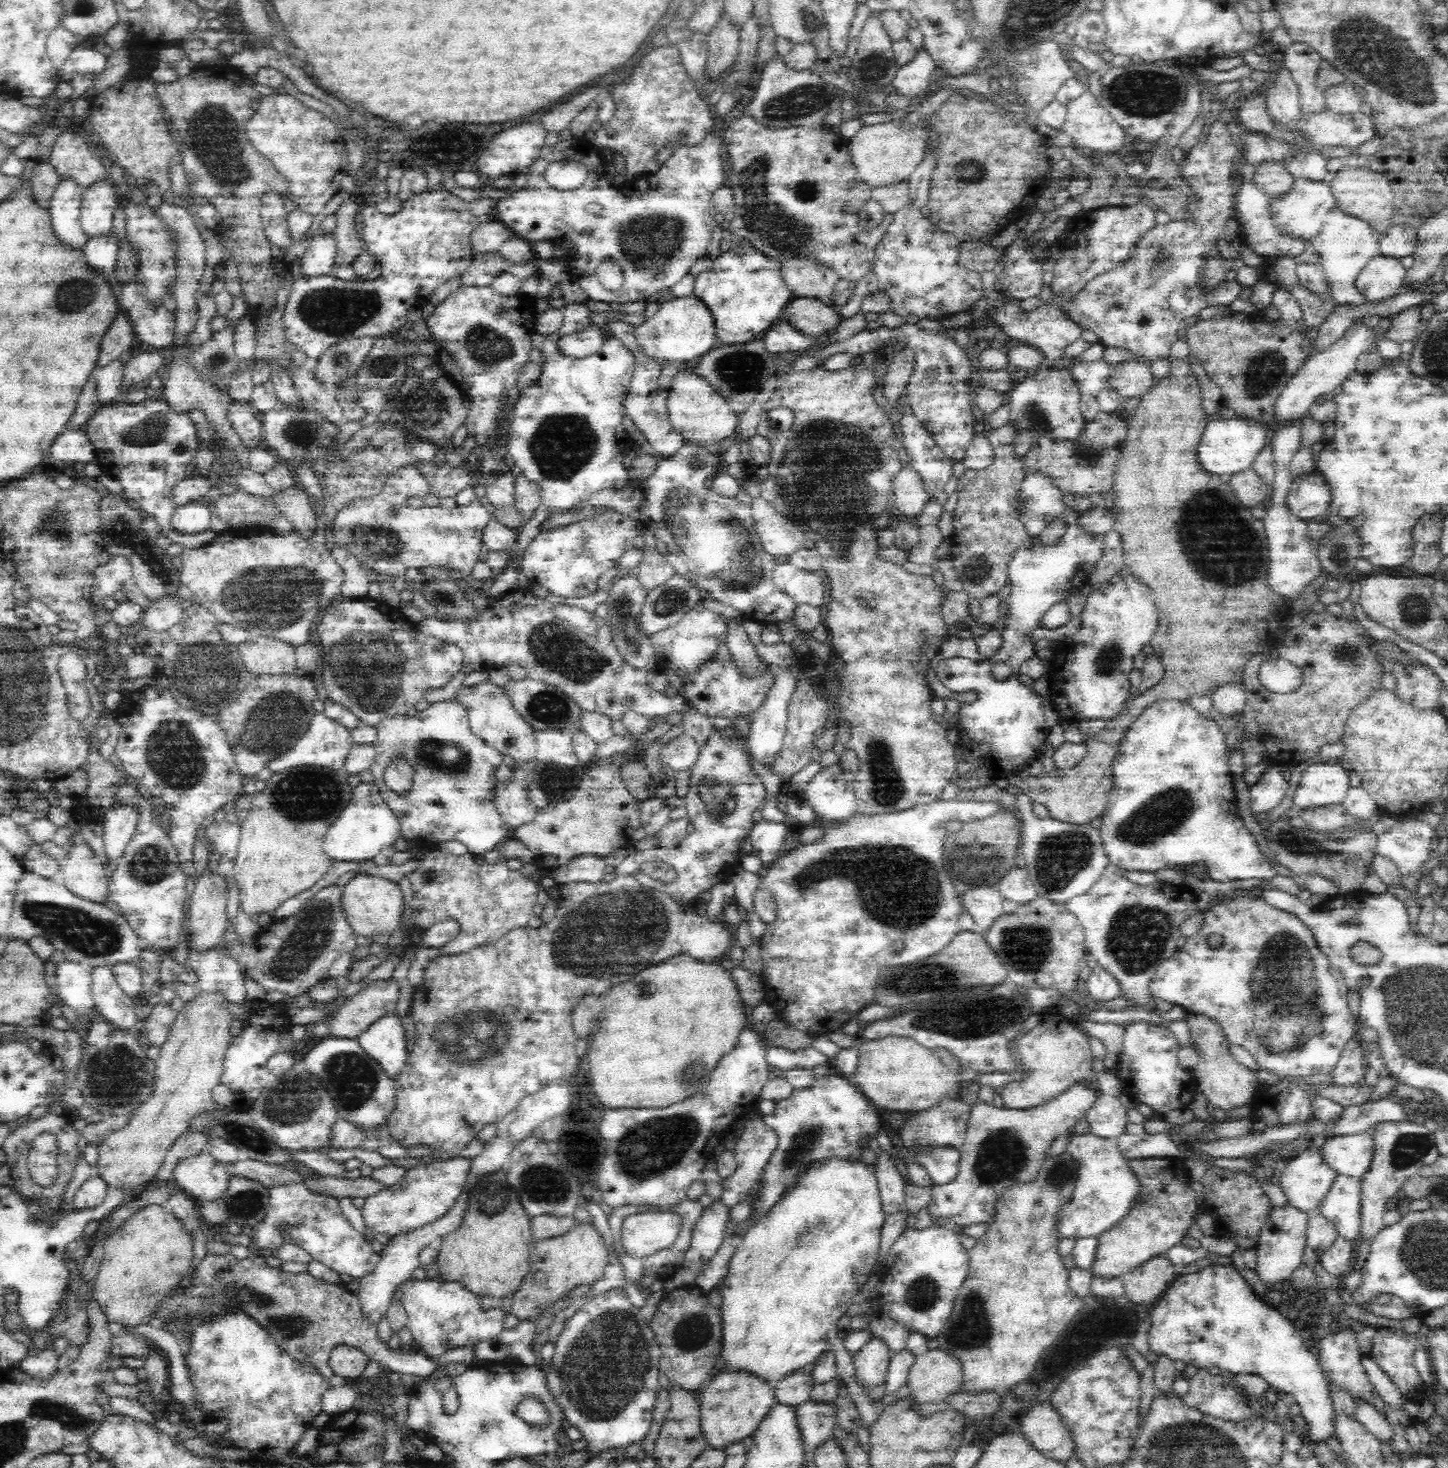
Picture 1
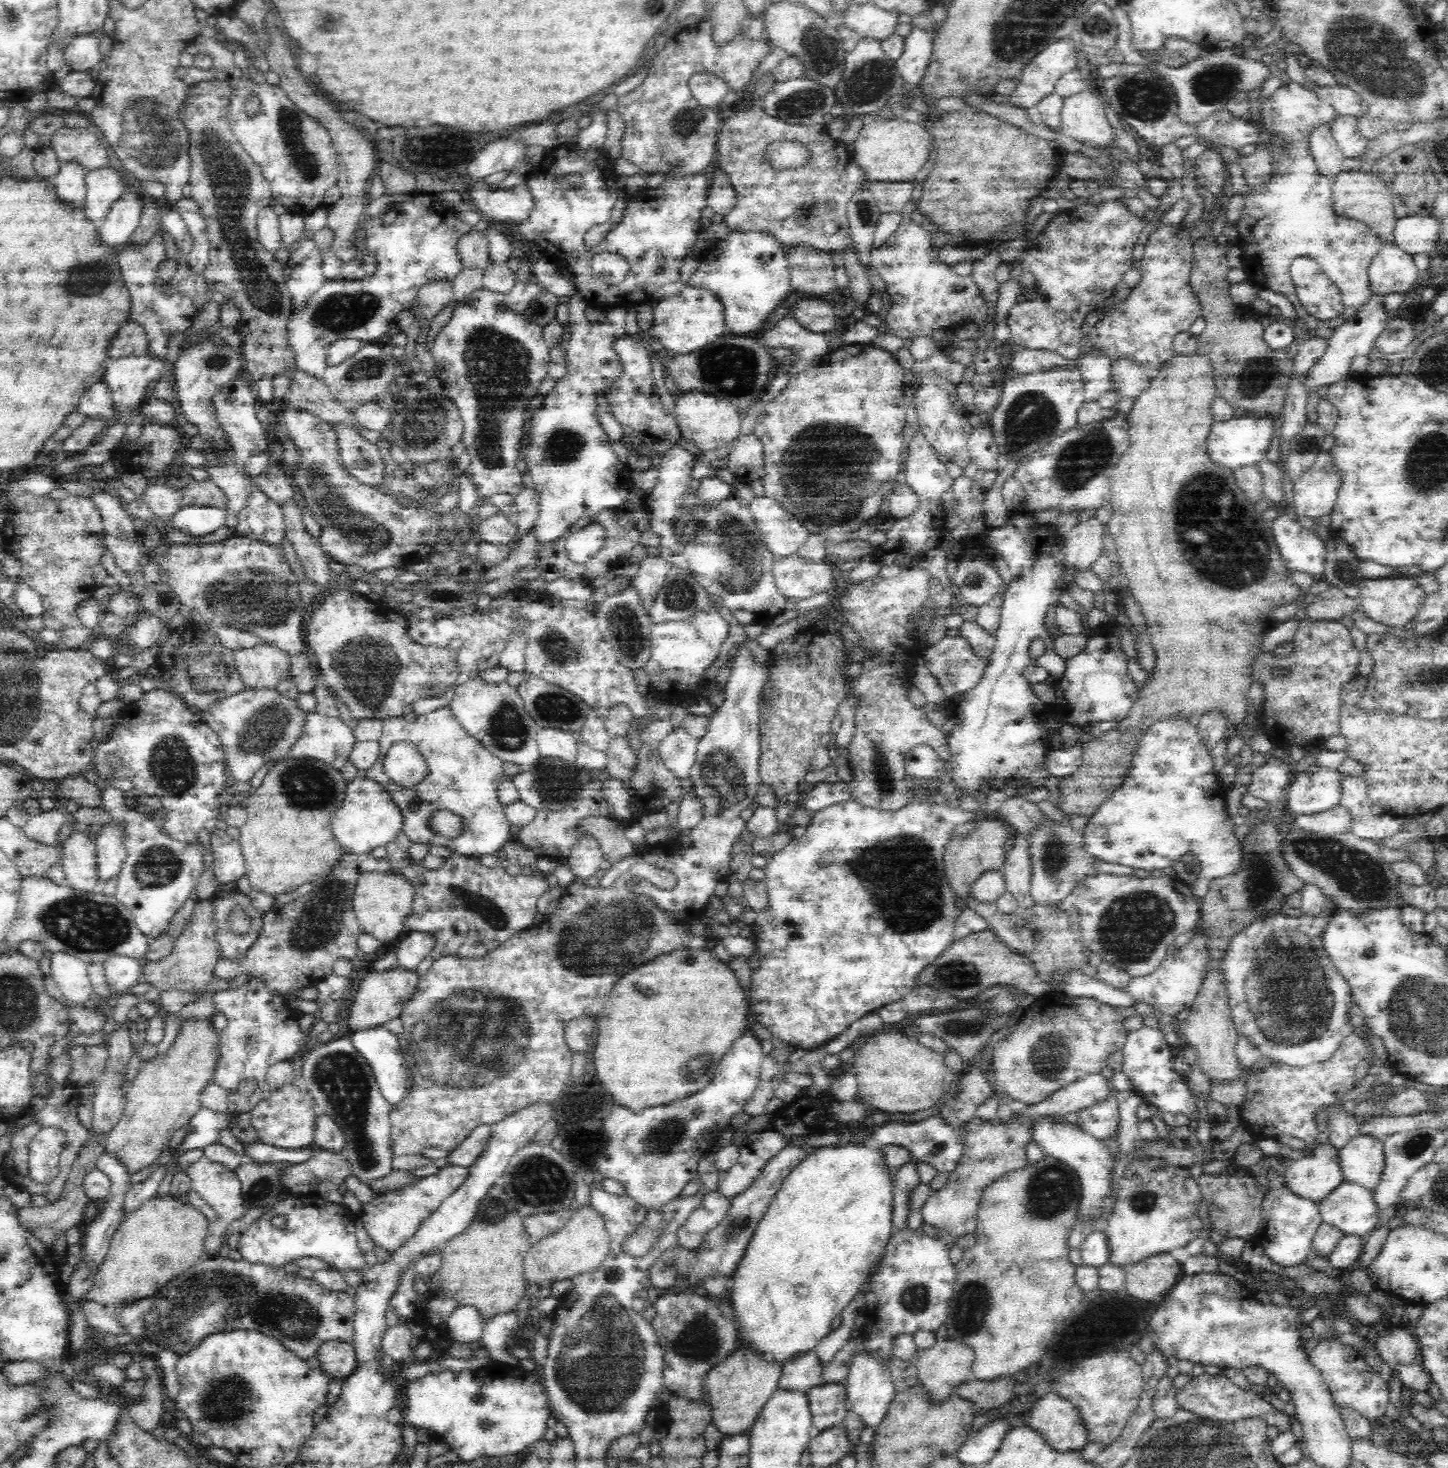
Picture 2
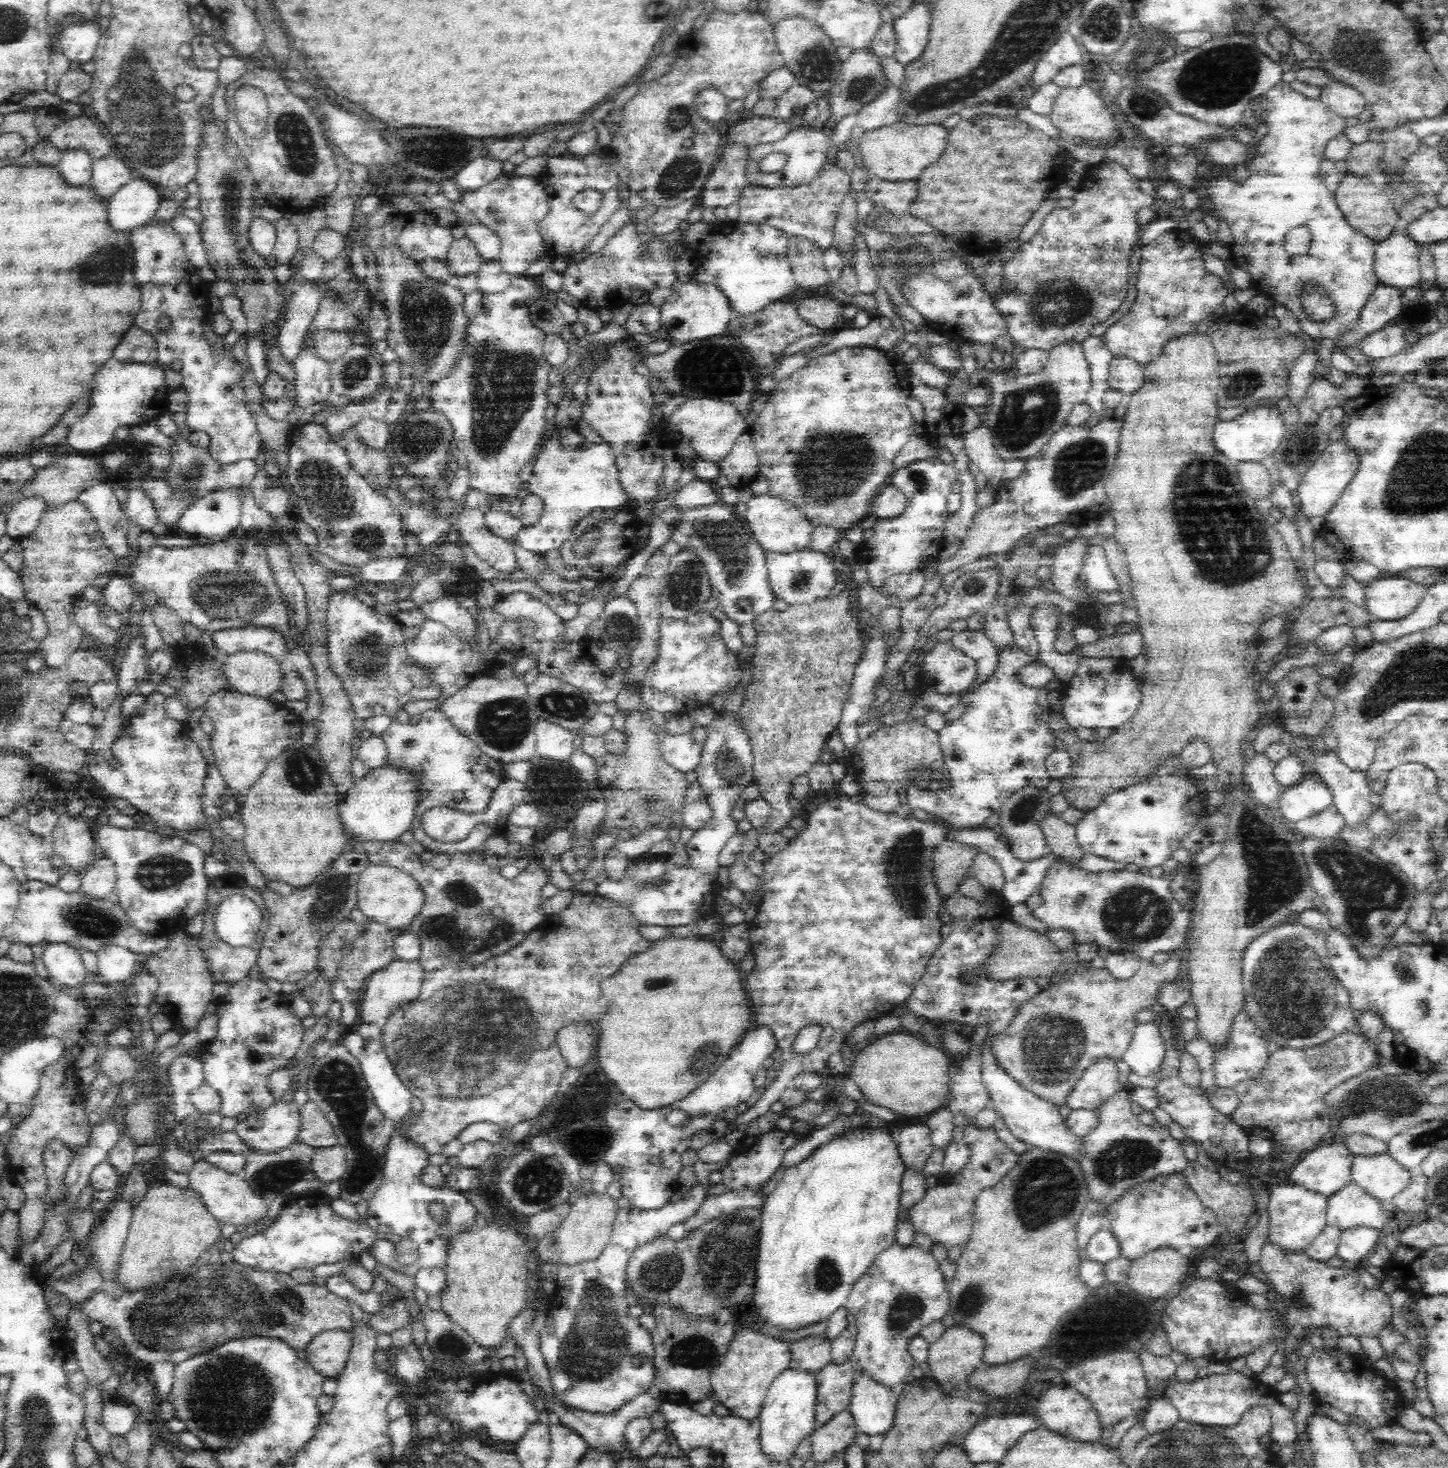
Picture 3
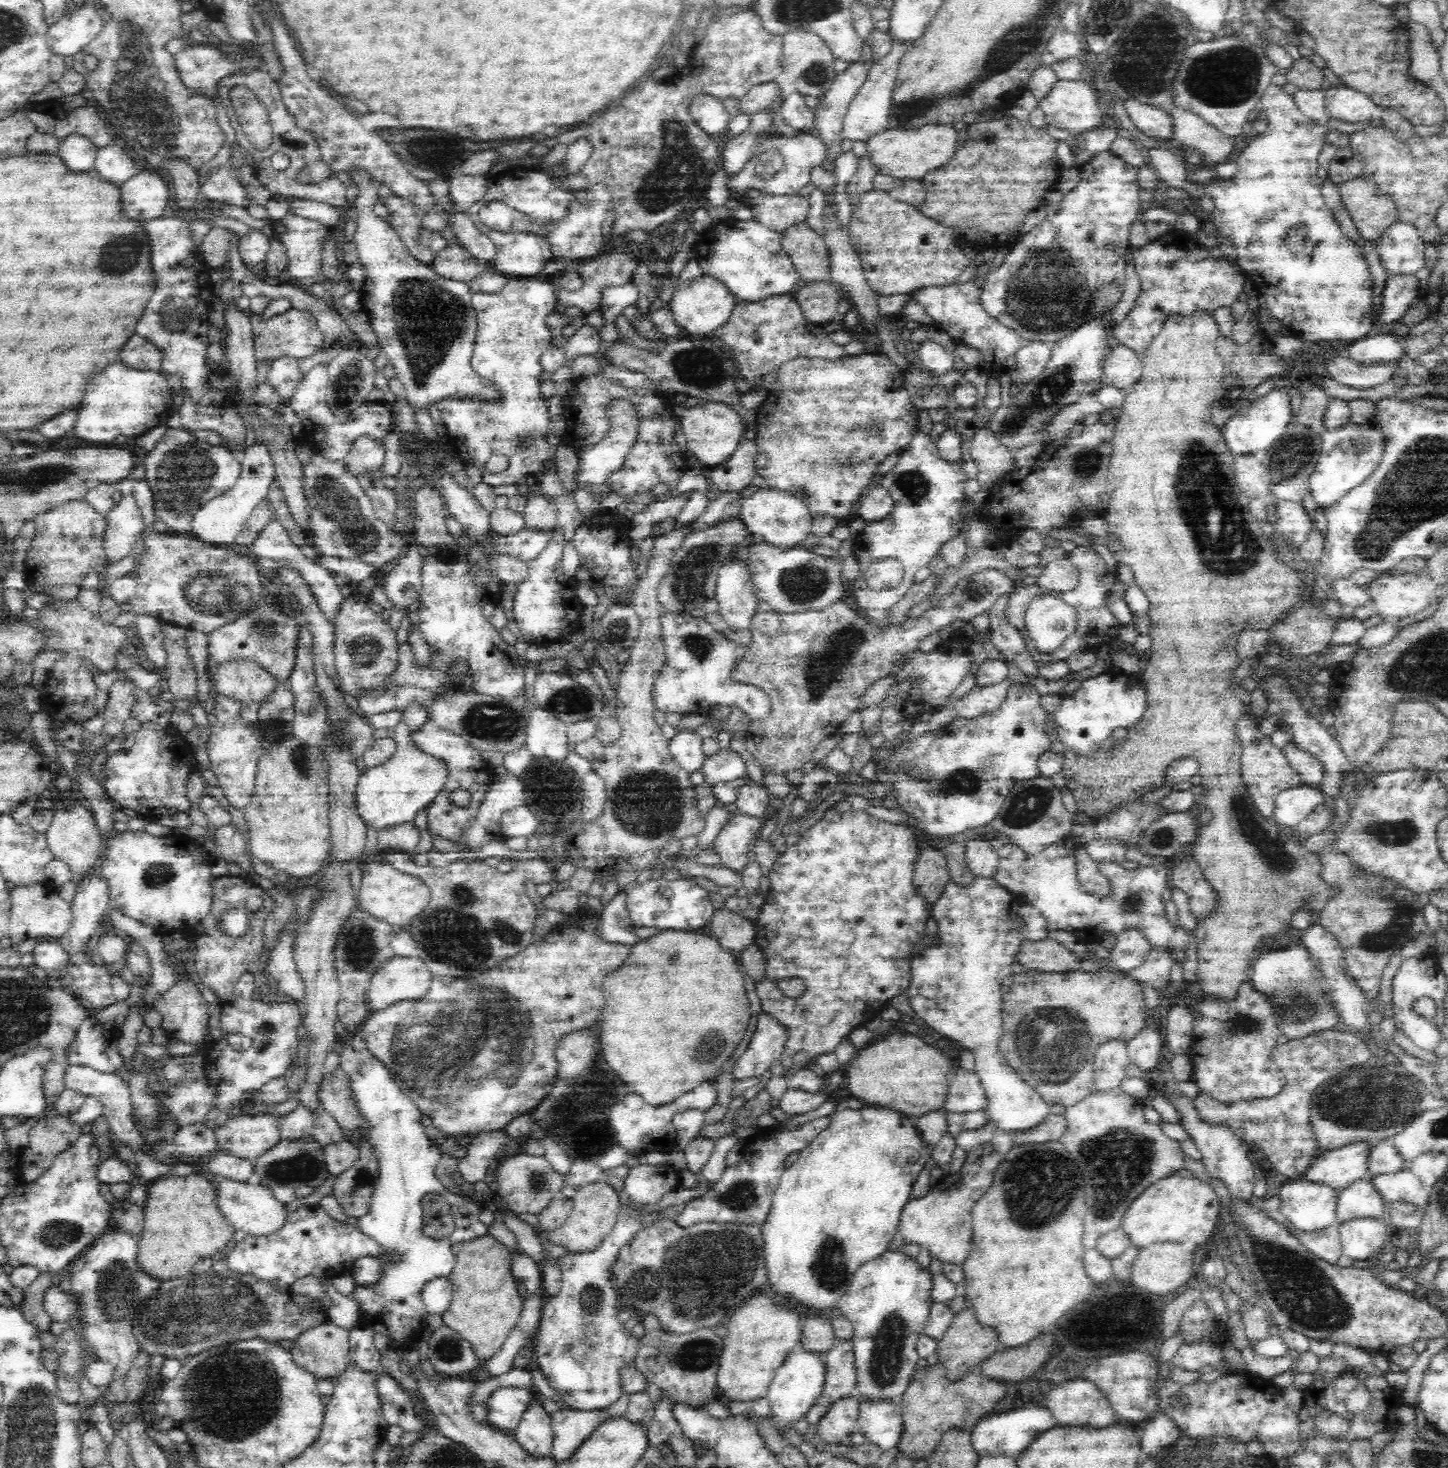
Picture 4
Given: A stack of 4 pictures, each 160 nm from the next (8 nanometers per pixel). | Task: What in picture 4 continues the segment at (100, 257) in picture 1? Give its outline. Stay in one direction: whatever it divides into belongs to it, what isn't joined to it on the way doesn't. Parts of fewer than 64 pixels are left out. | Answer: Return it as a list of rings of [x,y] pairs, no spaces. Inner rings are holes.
[[[141,171],[120,187],[122,212],[128,218],[142,218],[144,222],[163,217],[164,211],[172,204],[170,181],[154,171]]]

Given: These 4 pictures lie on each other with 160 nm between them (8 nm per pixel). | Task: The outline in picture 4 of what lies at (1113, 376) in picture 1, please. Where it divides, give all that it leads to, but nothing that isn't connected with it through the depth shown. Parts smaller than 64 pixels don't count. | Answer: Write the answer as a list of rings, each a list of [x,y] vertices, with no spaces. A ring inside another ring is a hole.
[[[1113,343],[1103,365],[1103,385],[1129,390],[1140,374],[1138,353],[1125,345]]]

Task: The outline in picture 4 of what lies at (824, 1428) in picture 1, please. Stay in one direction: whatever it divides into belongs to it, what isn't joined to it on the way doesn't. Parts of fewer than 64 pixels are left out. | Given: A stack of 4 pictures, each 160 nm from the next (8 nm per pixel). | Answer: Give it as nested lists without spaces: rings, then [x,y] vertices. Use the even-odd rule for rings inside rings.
[[[837,1340],[830,1350],[824,1353],[826,1384],[814,1405],[804,1414],[809,1426],[817,1426],[824,1412],[836,1399],[850,1396],[856,1392],[855,1350],[850,1340]]]

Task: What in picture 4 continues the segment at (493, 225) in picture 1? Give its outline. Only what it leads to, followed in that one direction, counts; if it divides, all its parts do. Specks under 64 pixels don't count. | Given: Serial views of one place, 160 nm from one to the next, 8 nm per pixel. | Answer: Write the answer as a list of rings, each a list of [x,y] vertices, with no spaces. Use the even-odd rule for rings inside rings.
[[[460,245],[444,247],[429,263],[430,269],[446,280],[470,283],[481,276],[483,267]]]

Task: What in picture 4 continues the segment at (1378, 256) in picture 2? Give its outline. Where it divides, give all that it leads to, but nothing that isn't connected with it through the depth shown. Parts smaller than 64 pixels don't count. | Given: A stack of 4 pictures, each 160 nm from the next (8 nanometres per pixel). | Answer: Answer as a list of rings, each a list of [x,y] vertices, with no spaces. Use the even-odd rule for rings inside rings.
[[[1392,224],[1380,235],[1377,248],[1389,274],[1414,274],[1426,264],[1425,242],[1412,224]]]

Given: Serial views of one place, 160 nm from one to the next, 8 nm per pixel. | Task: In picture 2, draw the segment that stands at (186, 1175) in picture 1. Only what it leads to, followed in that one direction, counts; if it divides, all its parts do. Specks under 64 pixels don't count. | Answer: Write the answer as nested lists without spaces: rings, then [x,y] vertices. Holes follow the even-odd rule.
[[[202,1157],[198,1162],[191,1164],[187,1170],[192,1190],[215,1212],[216,1219],[209,1222],[208,1236],[206,1236],[205,1240],[205,1252],[208,1252],[208,1255],[213,1256],[214,1259],[218,1257],[220,1250],[224,1248],[222,1236],[225,1236],[226,1229],[235,1220],[243,1218],[250,1208],[247,1208],[244,1203],[242,1184],[238,1181],[234,1171],[229,1170],[218,1162],[212,1162],[212,1159],[206,1157]]]

